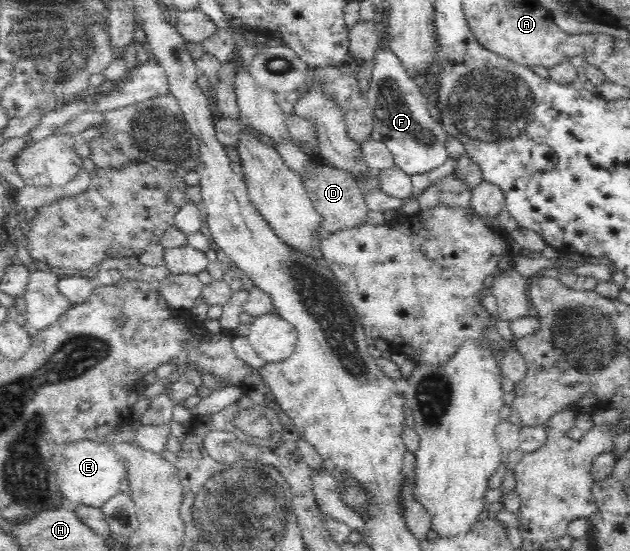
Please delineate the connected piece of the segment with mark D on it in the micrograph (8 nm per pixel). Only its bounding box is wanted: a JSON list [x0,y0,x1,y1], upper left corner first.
[303,164,369,233]

